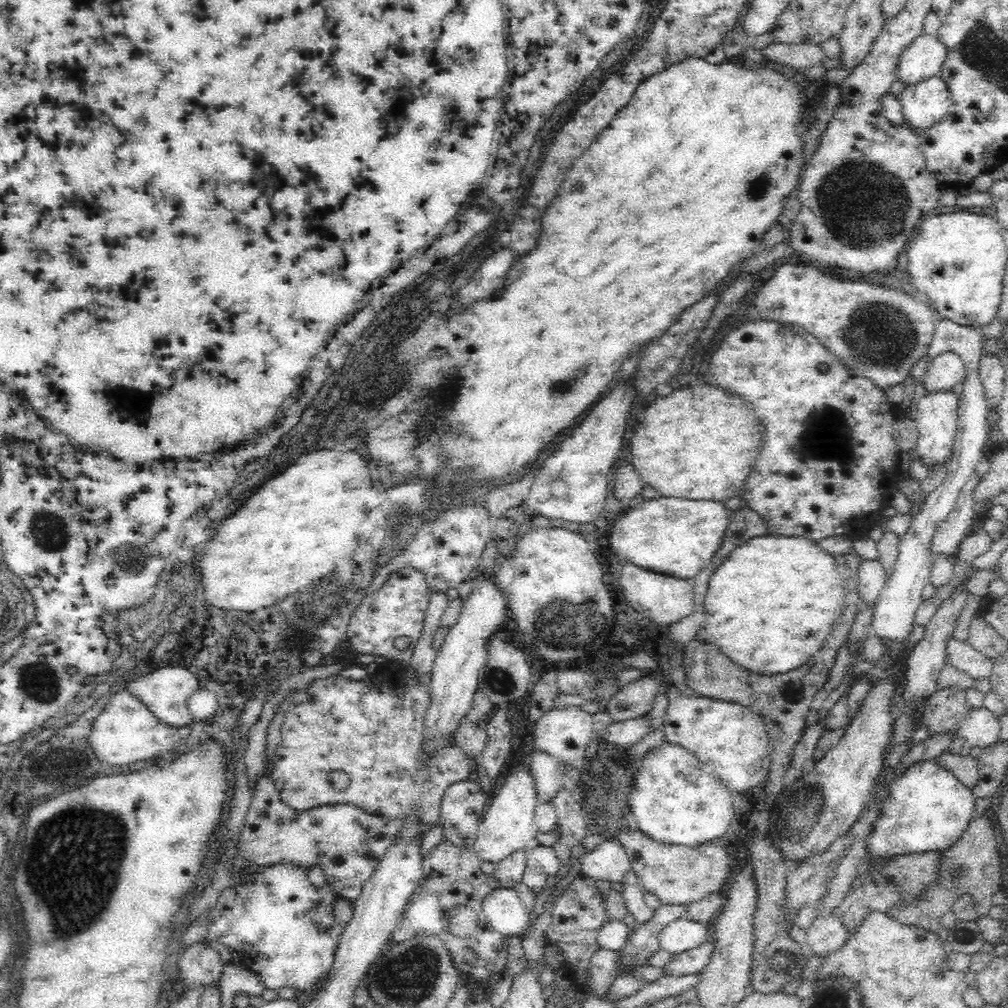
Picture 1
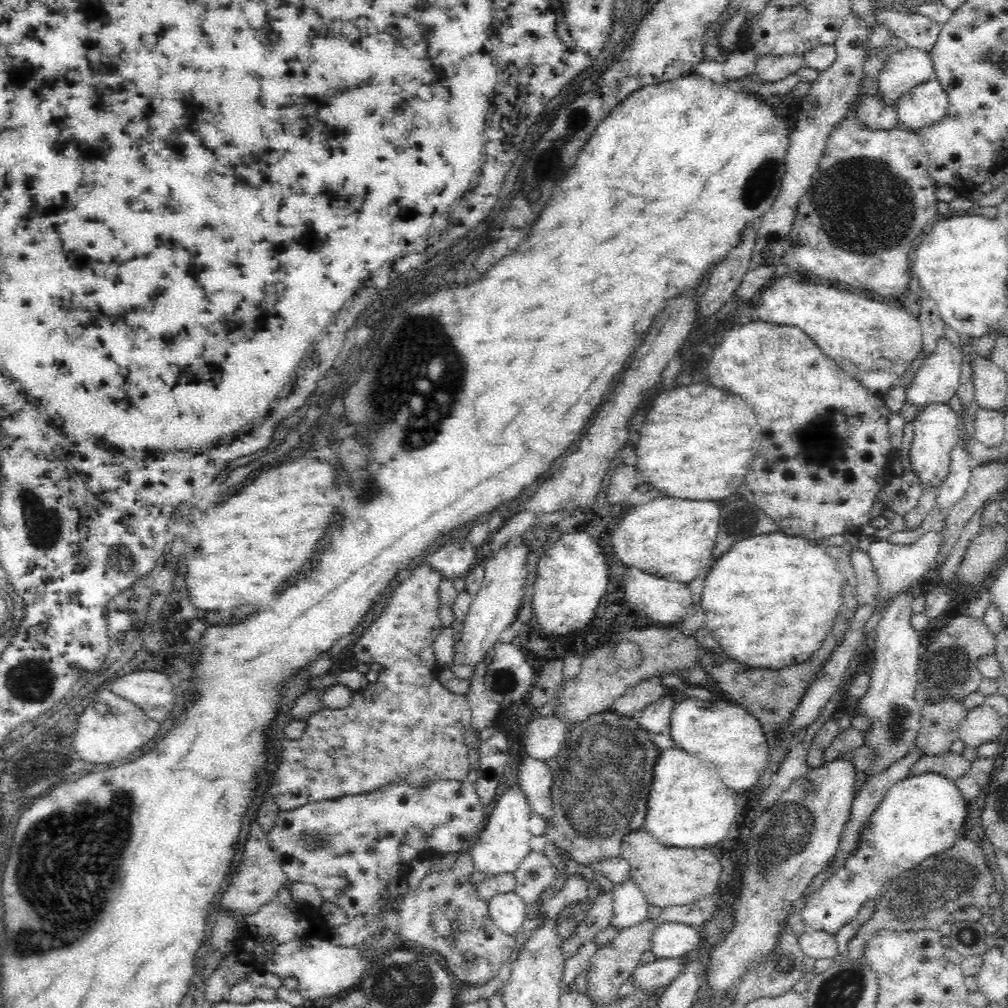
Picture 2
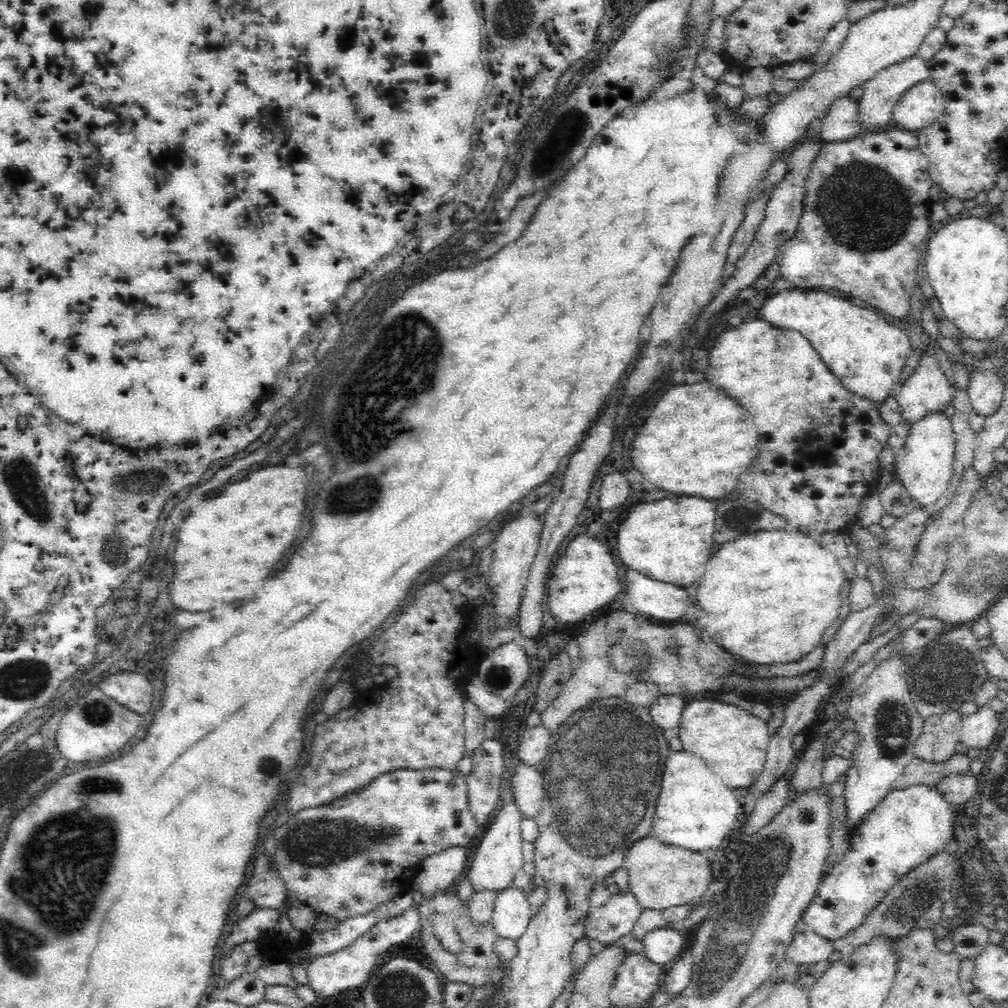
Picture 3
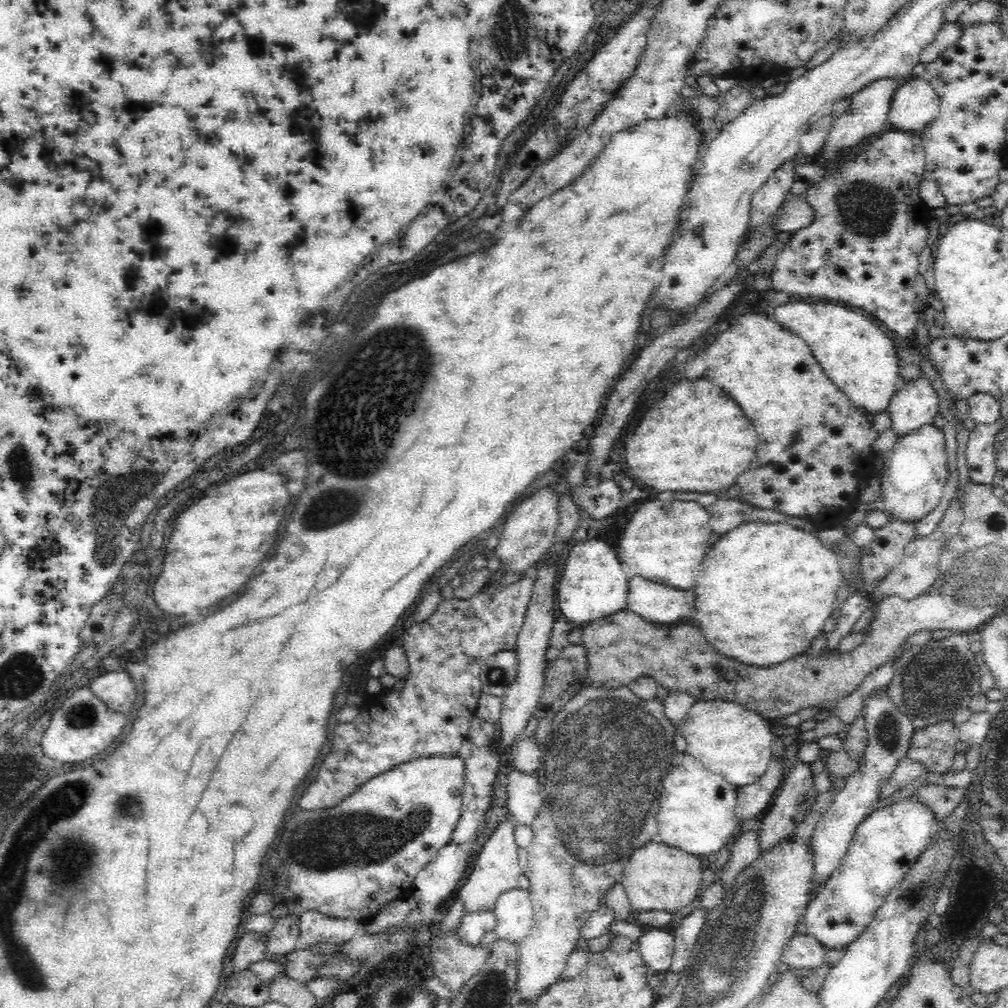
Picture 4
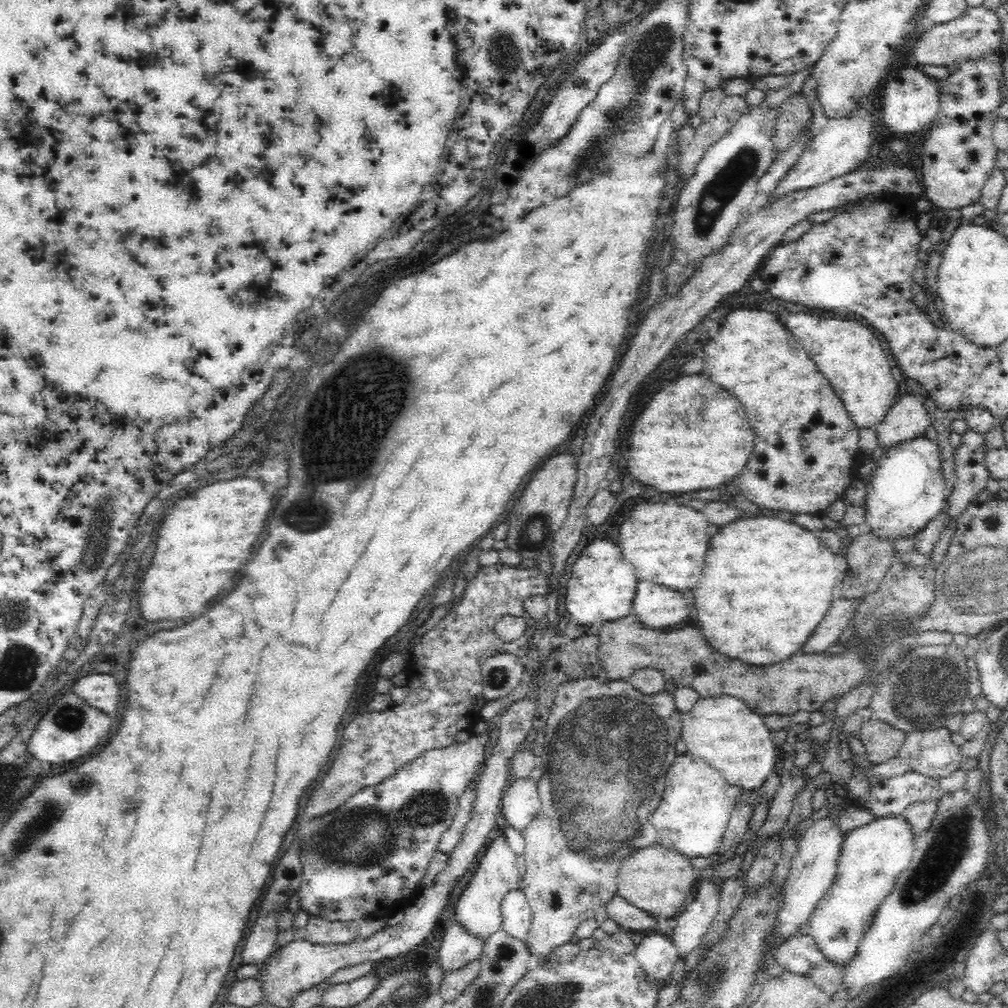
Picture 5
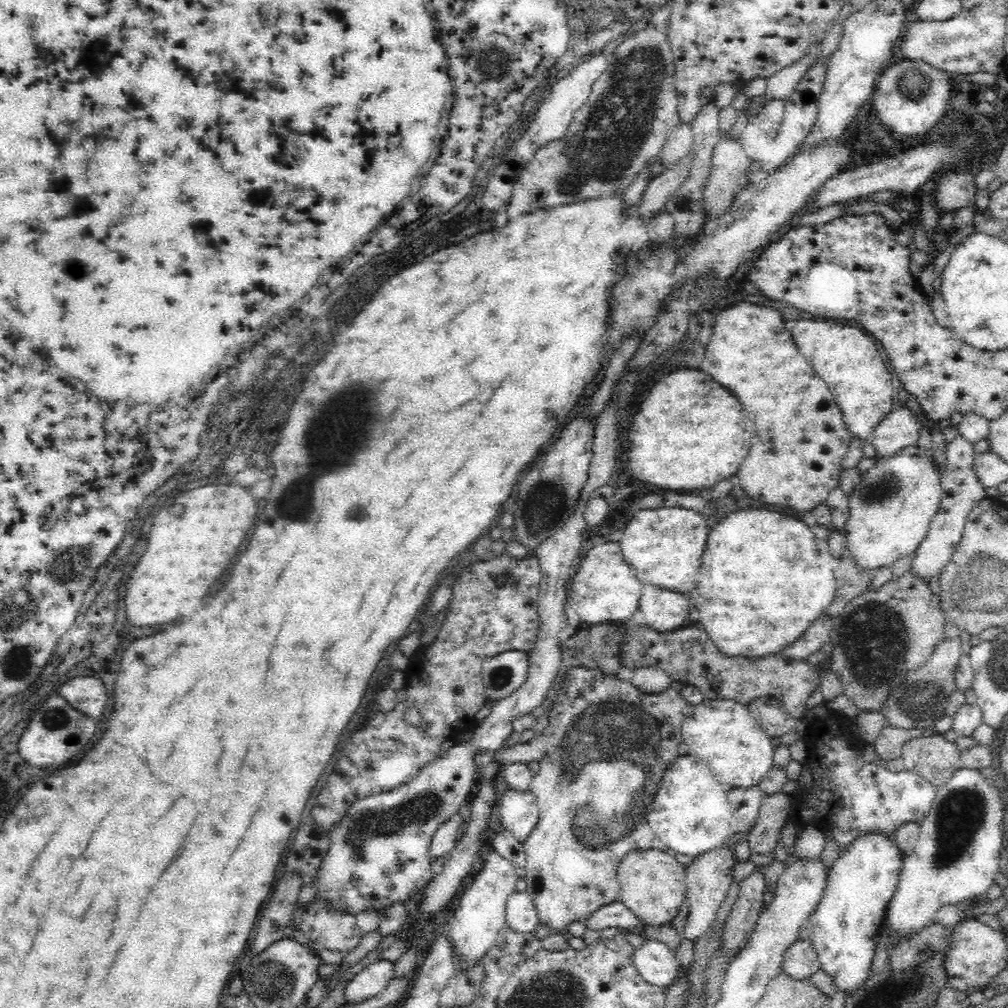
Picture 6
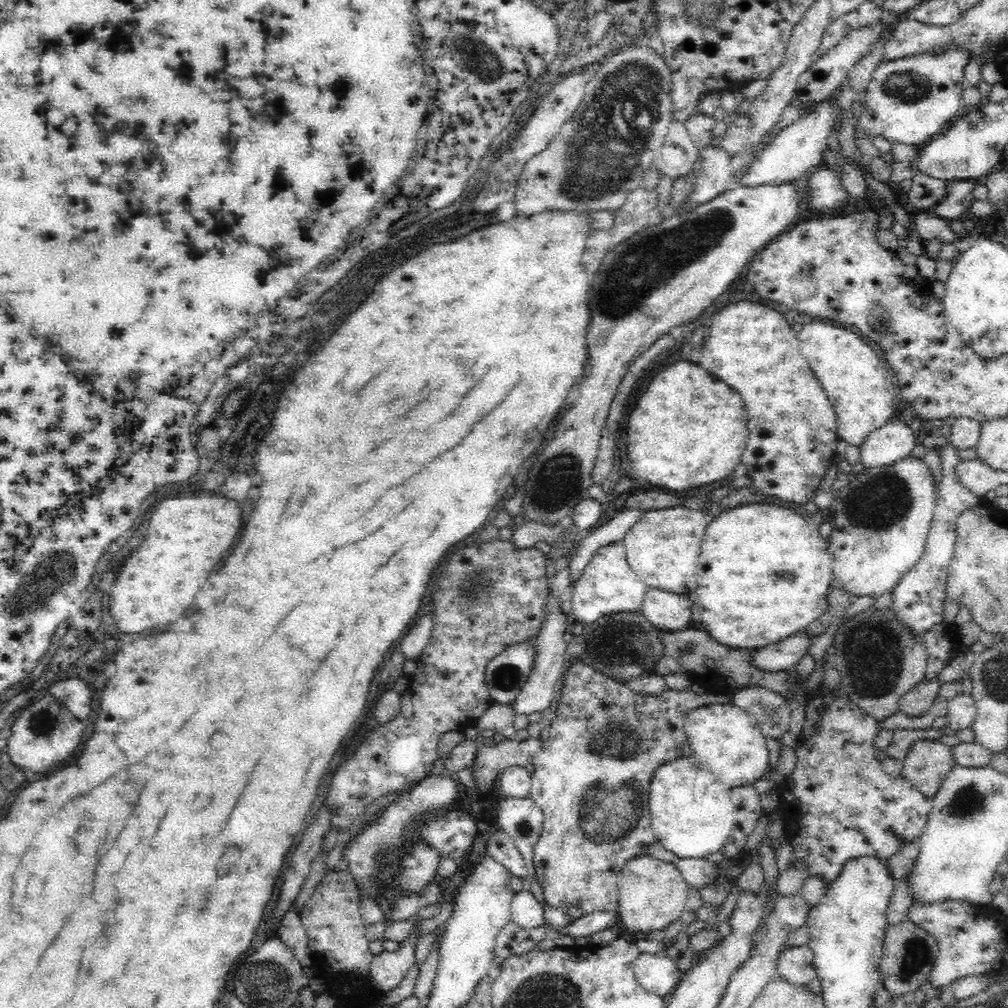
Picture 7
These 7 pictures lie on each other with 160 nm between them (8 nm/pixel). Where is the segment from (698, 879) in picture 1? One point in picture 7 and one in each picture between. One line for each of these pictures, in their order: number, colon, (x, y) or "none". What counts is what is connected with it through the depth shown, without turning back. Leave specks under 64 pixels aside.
2: (668, 876)
3: (660, 876)
4: (656, 877)
5: (658, 880)
6: (652, 883)
7: (652, 893)

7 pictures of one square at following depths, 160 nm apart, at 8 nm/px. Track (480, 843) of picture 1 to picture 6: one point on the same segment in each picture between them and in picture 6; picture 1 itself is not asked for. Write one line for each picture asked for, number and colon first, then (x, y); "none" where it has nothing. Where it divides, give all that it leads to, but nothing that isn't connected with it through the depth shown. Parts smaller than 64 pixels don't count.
2: (505, 840)
3: (498, 858)
4: (496, 870)
5: (478, 909)
6: (480, 914)

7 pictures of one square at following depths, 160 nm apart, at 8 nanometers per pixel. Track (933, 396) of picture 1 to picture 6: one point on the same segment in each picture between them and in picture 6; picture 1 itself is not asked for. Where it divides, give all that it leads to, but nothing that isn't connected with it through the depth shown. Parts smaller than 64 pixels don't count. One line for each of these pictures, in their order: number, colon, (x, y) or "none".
2: (936, 427)
3: (923, 464)
4: (915, 471)
5: (907, 489)
6: (890, 510)

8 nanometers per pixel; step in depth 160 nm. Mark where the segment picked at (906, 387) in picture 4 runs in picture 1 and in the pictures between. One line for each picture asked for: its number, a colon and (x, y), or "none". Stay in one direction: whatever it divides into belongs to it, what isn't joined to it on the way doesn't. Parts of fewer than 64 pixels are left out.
1: (947, 369)
2: (937, 379)
3: (928, 390)

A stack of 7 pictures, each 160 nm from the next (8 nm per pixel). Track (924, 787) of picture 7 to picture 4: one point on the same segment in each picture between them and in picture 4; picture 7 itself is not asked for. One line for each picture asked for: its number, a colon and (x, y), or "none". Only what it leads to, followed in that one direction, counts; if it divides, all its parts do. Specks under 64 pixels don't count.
4: (934, 745)
5: (932, 753)
6: (932, 757)

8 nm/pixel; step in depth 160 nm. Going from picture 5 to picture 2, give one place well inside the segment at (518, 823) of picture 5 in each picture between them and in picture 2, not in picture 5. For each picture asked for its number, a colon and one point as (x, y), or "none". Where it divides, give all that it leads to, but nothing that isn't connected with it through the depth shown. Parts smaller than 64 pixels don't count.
2: (535, 778)
3: (528, 792)
4: (524, 800)

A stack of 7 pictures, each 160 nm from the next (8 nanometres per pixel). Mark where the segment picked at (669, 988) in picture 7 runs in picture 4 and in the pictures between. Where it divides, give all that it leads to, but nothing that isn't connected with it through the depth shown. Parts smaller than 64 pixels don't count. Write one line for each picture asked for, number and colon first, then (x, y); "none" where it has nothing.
4: (656, 946)
5: (656, 954)
6: (656, 963)

